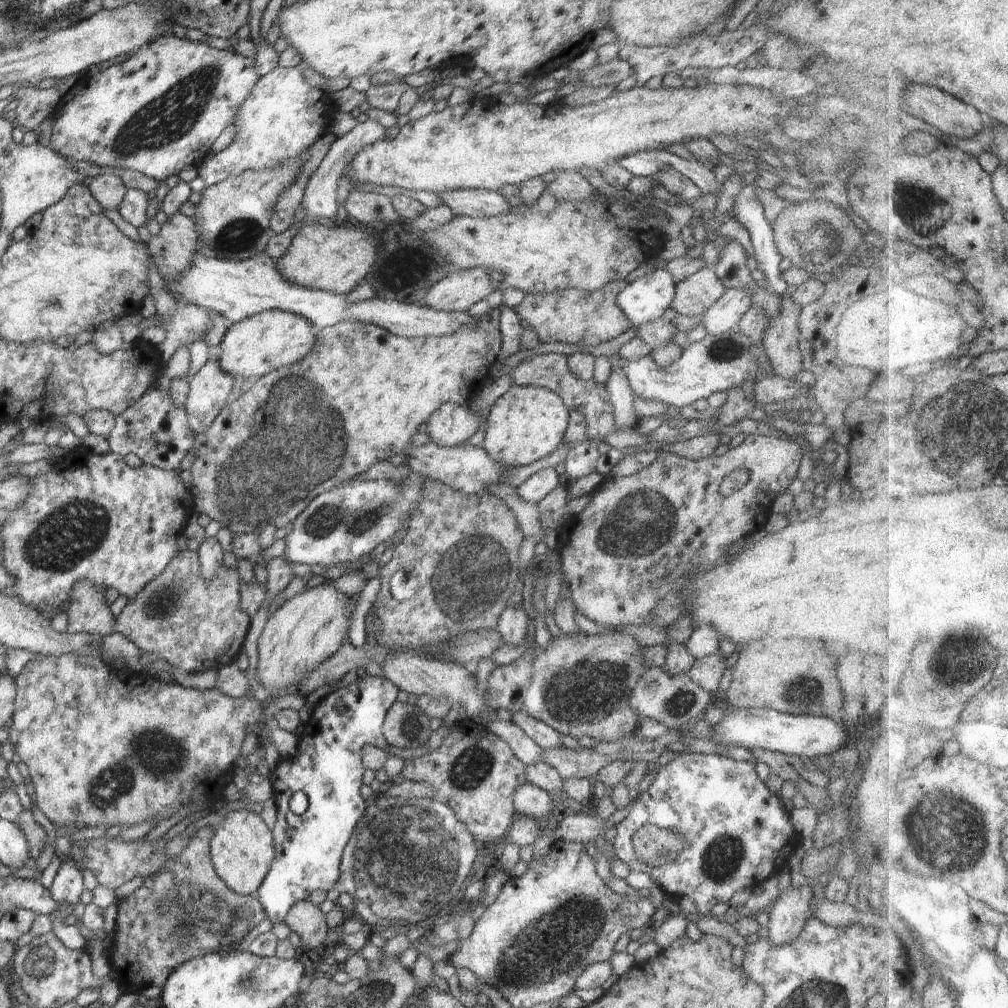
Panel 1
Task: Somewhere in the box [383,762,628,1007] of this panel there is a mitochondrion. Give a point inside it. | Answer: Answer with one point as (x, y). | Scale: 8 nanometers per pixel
(584, 918)

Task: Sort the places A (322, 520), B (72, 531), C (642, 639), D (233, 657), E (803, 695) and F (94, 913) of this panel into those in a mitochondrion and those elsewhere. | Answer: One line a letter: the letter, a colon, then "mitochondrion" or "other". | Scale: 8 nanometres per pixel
A: mitochondrion
B: mitochondrion
C: other
D: other
E: mitochondrion
F: other

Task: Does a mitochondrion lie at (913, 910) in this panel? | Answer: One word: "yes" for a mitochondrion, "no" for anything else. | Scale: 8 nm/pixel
no

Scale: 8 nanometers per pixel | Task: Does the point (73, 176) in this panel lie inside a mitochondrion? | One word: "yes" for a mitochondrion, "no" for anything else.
no

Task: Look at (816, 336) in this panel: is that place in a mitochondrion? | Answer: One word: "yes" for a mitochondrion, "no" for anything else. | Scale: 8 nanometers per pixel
no

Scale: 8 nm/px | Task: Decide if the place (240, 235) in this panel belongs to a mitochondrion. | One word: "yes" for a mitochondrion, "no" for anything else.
yes

